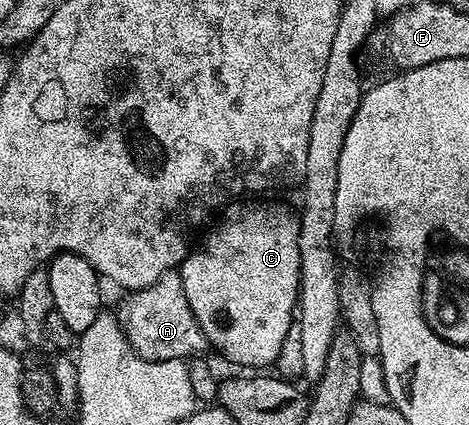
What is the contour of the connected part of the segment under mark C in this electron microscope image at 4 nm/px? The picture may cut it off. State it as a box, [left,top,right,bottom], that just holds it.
[177,201,301,369]

